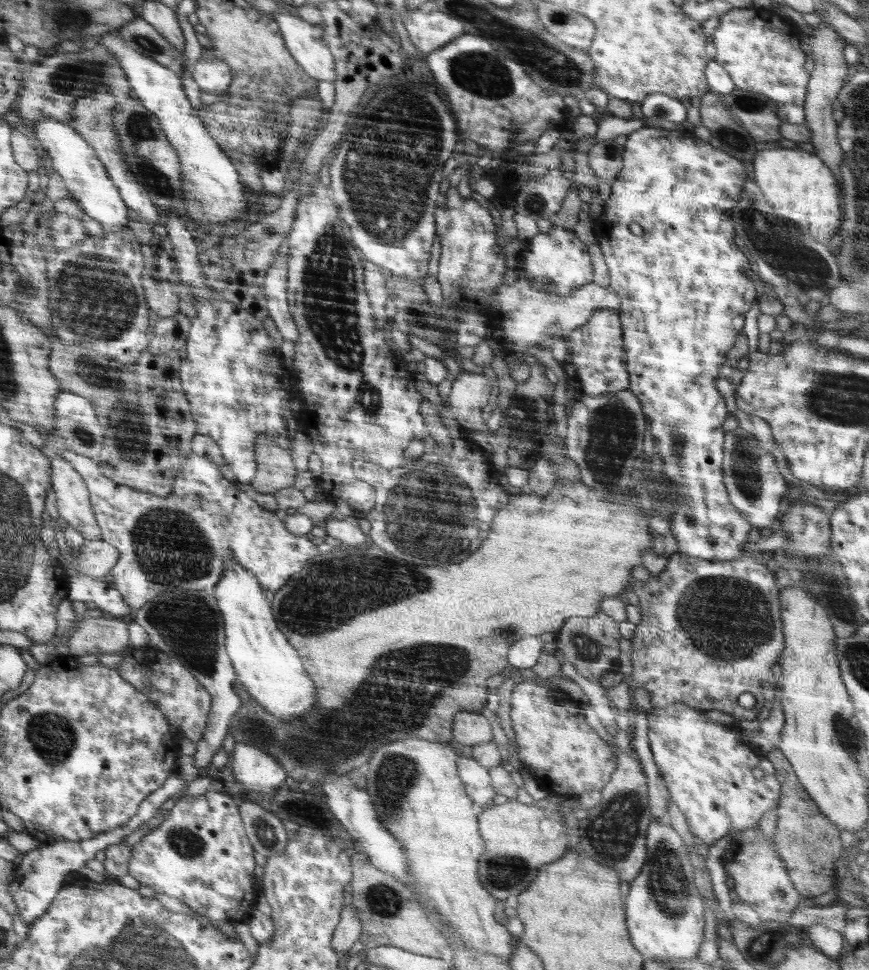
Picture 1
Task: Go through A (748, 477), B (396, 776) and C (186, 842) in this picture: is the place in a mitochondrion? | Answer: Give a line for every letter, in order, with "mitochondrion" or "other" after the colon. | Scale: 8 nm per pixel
A: mitochondrion
B: mitochondrion
C: mitochondrion

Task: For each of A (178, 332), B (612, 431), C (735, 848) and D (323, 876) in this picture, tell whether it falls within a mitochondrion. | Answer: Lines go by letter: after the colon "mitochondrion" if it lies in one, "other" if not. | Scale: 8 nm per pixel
A: other
B: mitochondrion
C: other
D: other

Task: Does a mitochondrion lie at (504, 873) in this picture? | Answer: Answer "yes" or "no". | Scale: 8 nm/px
yes

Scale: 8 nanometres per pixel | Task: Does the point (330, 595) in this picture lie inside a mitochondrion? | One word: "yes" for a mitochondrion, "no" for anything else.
yes

